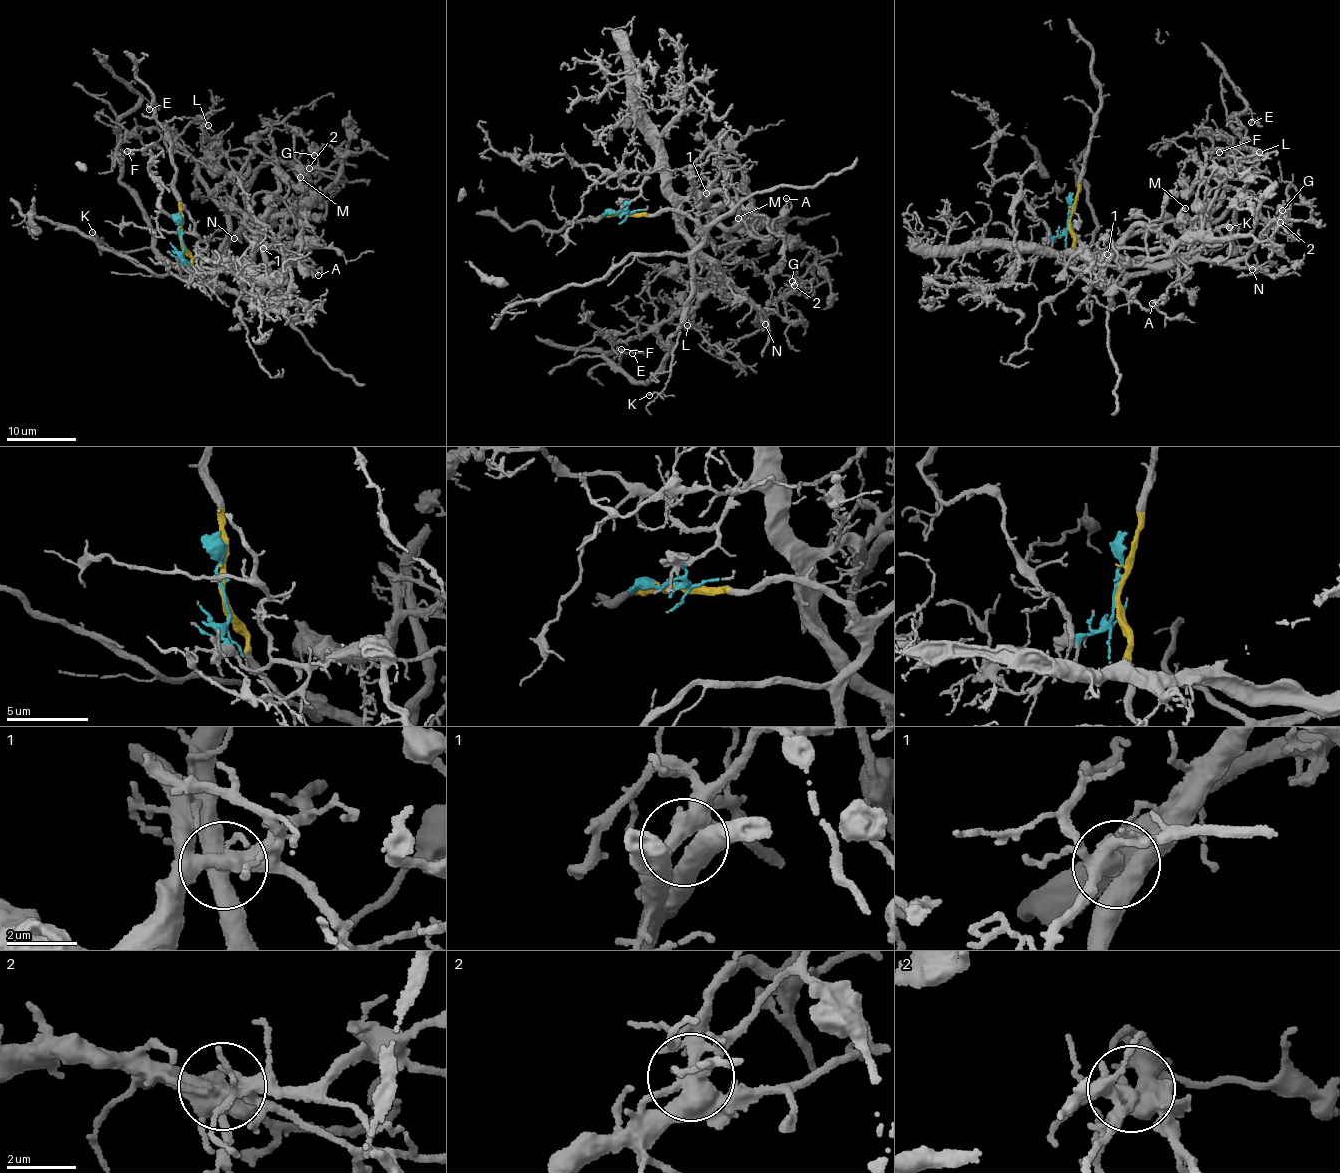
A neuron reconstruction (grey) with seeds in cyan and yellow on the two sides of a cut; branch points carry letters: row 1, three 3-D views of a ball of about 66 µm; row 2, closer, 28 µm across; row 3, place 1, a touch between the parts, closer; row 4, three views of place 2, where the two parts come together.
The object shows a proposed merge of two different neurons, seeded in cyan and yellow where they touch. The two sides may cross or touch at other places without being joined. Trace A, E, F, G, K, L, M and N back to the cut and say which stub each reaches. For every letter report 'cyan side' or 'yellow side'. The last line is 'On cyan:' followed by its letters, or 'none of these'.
A: cyan side
E: yellow side
F: cyan side
G: cyan side
K: yellow side
L: cyan side
M: yellow side
N: cyan side
On cyan: A, F, G, L, N

